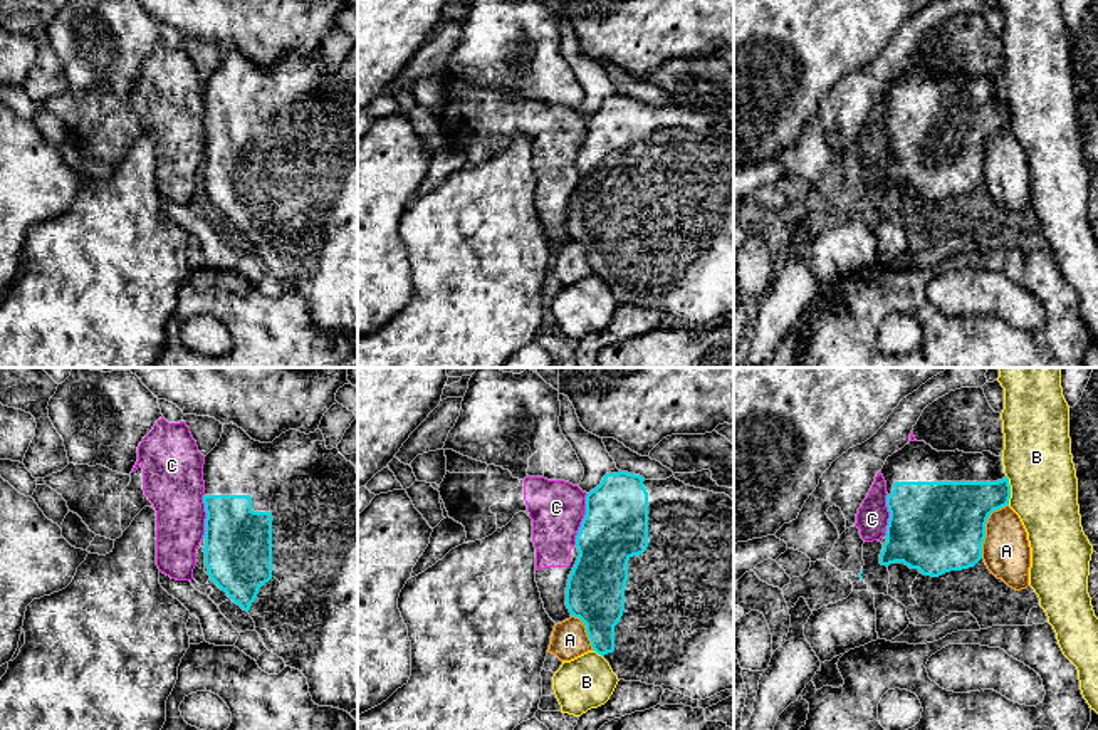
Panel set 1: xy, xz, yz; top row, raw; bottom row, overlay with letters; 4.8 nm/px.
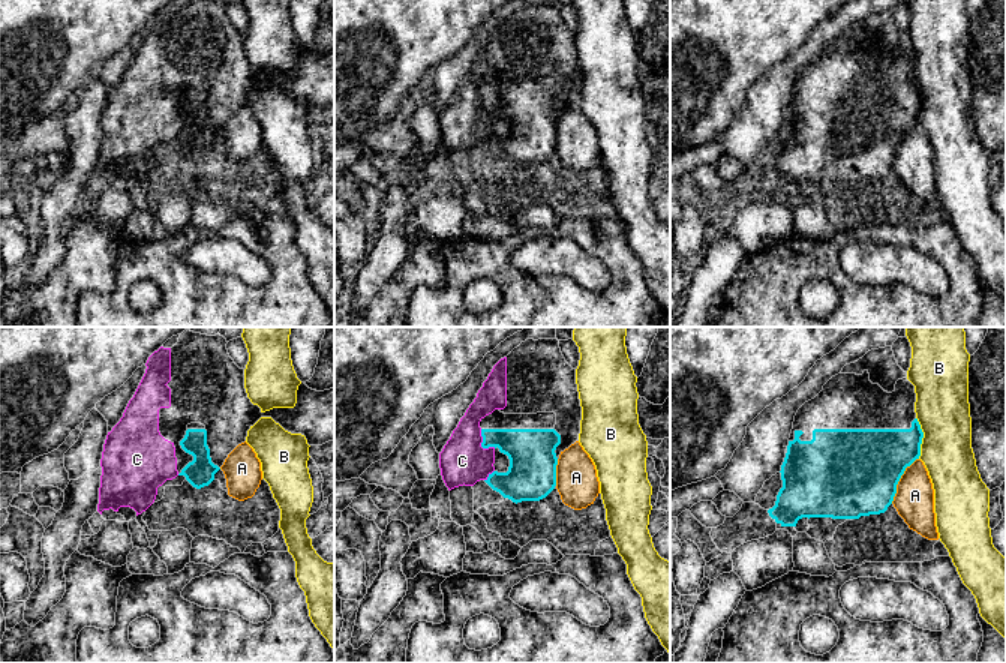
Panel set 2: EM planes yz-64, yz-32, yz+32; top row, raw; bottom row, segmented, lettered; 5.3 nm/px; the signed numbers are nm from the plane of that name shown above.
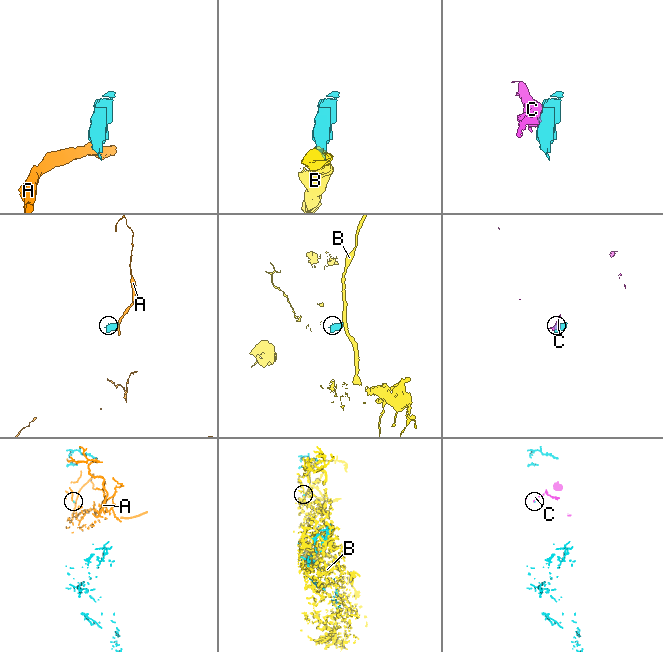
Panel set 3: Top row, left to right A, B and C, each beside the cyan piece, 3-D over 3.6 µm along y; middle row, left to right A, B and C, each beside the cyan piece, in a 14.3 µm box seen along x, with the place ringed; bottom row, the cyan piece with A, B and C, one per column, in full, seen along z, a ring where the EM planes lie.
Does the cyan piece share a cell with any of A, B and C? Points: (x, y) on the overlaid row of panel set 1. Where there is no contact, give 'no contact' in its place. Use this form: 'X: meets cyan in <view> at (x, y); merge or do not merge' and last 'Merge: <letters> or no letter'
A: meets cyan in yz at (984, 527); do not merge
B: meets cyan in yz at (1009, 490); do not merge
C: meets cyan in xz at (583, 519); do not merge
Merge: no letter

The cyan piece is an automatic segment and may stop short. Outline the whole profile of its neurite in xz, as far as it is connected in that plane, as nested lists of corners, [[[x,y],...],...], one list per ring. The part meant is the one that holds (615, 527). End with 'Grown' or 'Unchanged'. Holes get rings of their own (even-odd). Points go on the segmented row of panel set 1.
[[[614,468],[586,495],[586,515],[576,547],[579,555],[567,579],[566,606],[571,616],[584,623],[593,651],[609,663],[618,680],[661,686],[698,701],[734,690],[734,500],[729,495],[685,485],[675,475],[667,480],[645,480]]]. Grown

